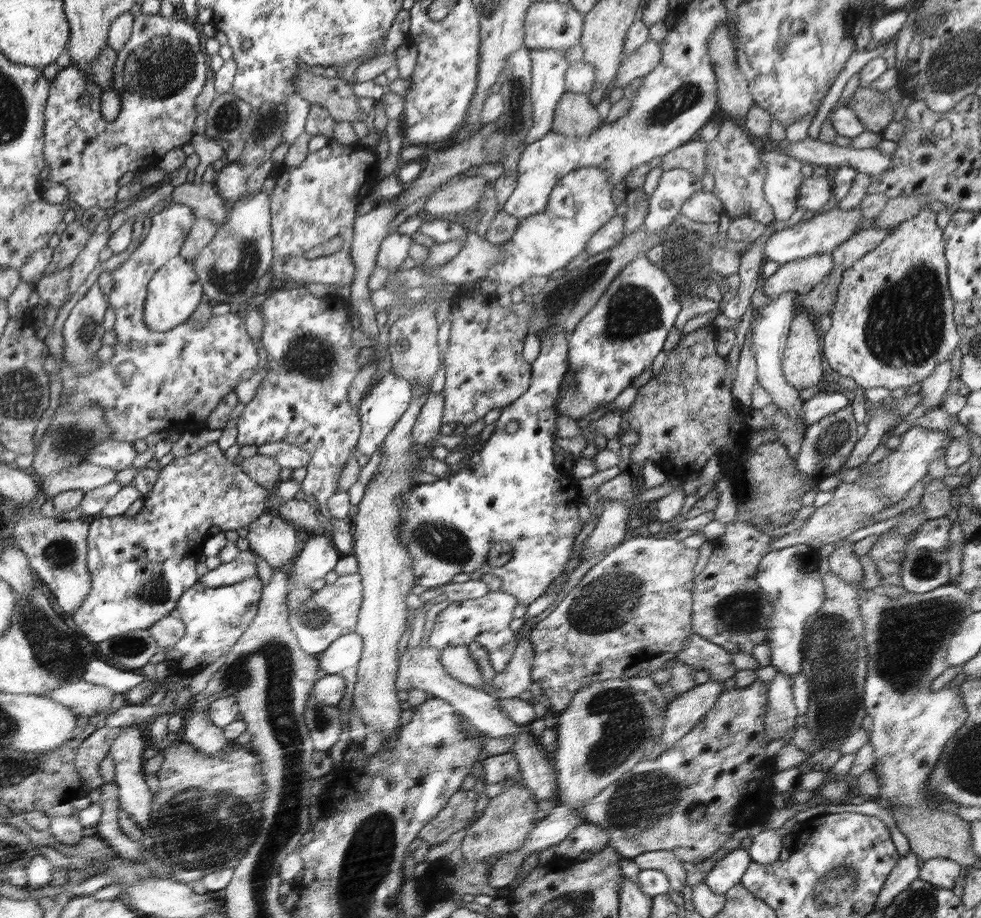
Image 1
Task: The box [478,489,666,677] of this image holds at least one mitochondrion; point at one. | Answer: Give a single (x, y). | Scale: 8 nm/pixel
(594, 609)

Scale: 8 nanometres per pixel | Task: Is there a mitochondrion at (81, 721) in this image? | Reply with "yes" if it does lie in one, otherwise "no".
no

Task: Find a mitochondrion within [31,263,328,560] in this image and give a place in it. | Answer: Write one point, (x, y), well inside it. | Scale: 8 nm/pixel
(67, 441)

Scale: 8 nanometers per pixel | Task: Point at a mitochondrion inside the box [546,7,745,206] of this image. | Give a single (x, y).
(688, 95)

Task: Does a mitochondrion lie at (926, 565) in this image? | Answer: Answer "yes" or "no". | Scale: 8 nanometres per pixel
yes

